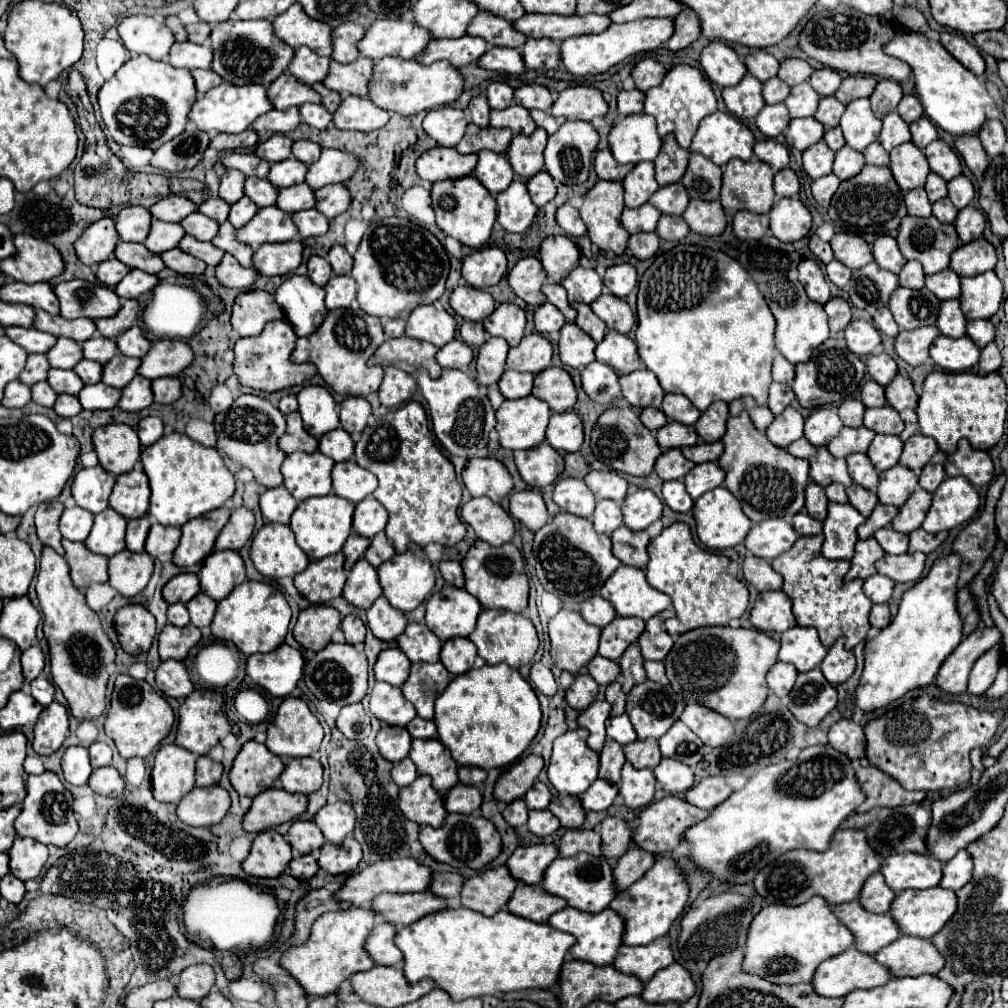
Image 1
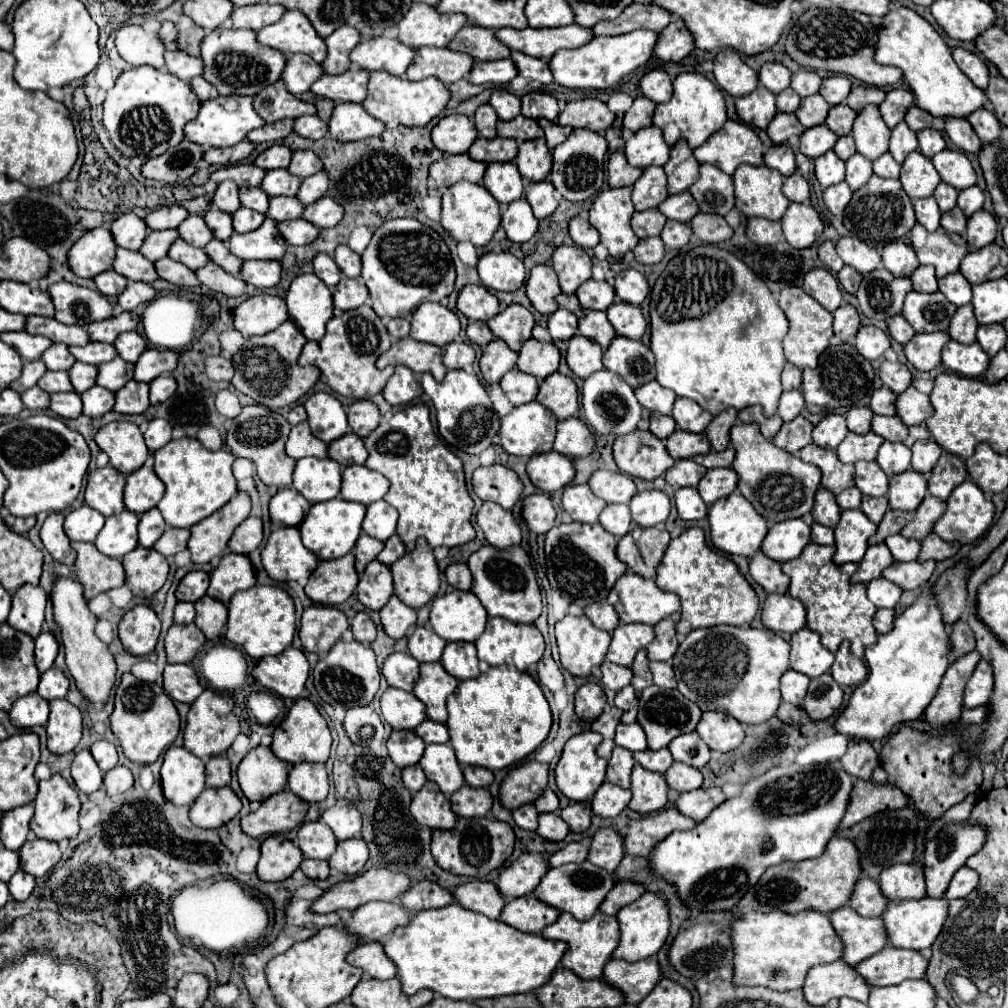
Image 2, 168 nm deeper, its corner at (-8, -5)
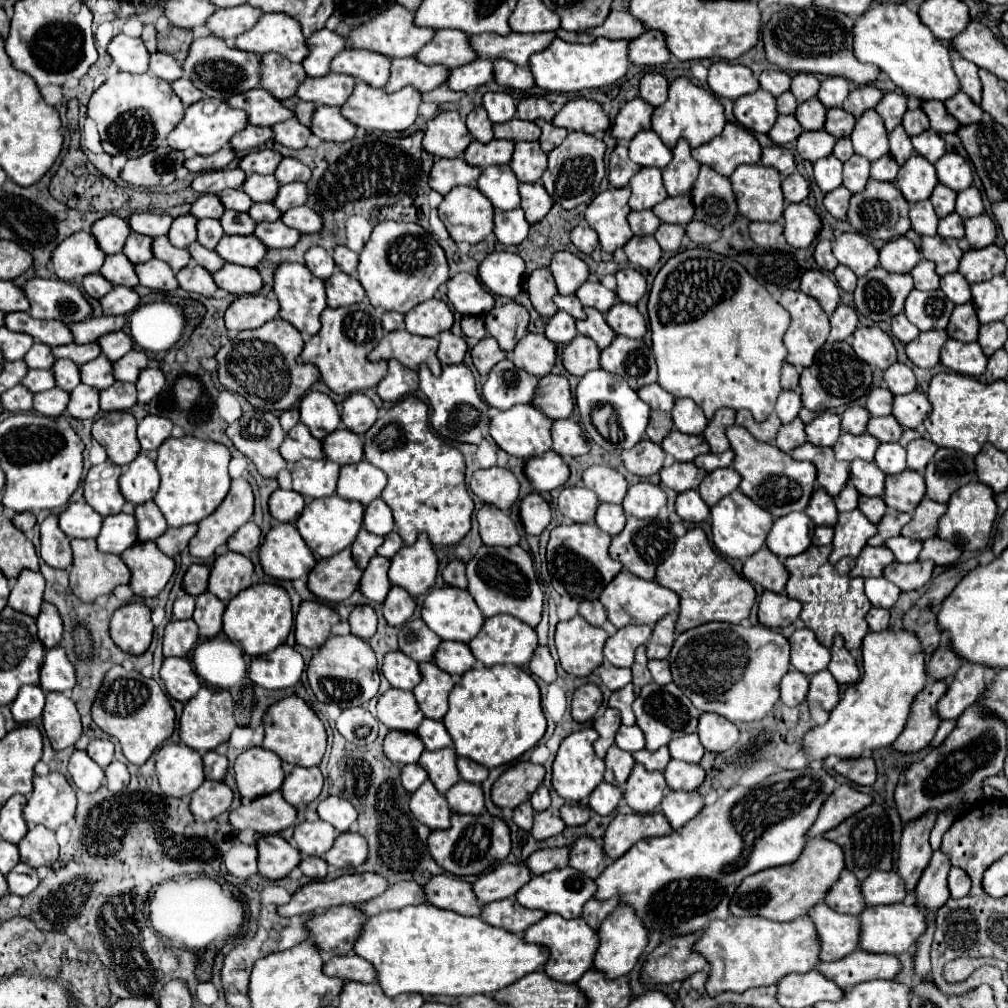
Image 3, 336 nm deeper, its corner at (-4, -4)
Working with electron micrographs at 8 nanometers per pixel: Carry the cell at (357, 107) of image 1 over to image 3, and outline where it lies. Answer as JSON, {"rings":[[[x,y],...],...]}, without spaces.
{"rings":[[[326,105],[316,109],[310,129],[322,141],[334,141],[334,143],[350,141],[358,131],[354,123],[348,123],[348,119],[342,117],[340,107],[326,107]]]}

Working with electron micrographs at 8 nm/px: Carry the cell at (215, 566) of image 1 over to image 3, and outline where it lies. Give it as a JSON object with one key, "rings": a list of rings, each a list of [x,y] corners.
{"rings":[[[228,551],[220,555],[212,567],[208,591],[228,603],[234,595],[252,585],[252,573],[254,565],[248,557]]]}

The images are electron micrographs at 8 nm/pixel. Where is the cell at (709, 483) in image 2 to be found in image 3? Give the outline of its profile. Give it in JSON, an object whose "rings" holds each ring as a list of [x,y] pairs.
{"rings":[[[732,467],[714,469],[702,479],[702,483],[698,487],[698,493],[704,499],[704,503],[708,503],[708,507],[712,507],[724,495],[732,493],[738,487],[738,483],[740,483],[740,475]]]}

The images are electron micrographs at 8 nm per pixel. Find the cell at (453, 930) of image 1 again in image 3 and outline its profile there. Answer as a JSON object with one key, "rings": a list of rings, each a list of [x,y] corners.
{"rings":[[[430,903],[370,917],[354,951],[374,963],[388,997],[402,993],[452,997],[494,993],[534,973],[550,955],[546,947],[526,943],[522,935],[492,927],[480,917],[464,917]]]}

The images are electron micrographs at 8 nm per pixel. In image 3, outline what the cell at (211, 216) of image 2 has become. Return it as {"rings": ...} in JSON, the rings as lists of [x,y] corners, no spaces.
{"rings":[[[200,219],[198,221],[198,243],[206,249],[214,249],[222,239],[224,231],[218,219]]]}

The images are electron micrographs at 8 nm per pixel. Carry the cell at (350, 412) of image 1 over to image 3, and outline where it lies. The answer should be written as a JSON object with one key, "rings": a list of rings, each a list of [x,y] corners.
{"rings":[[[352,393],[342,403],[342,423],[346,429],[362,435],[366,433],[378,417],[378,409],[370,397],[364,393]]]}

